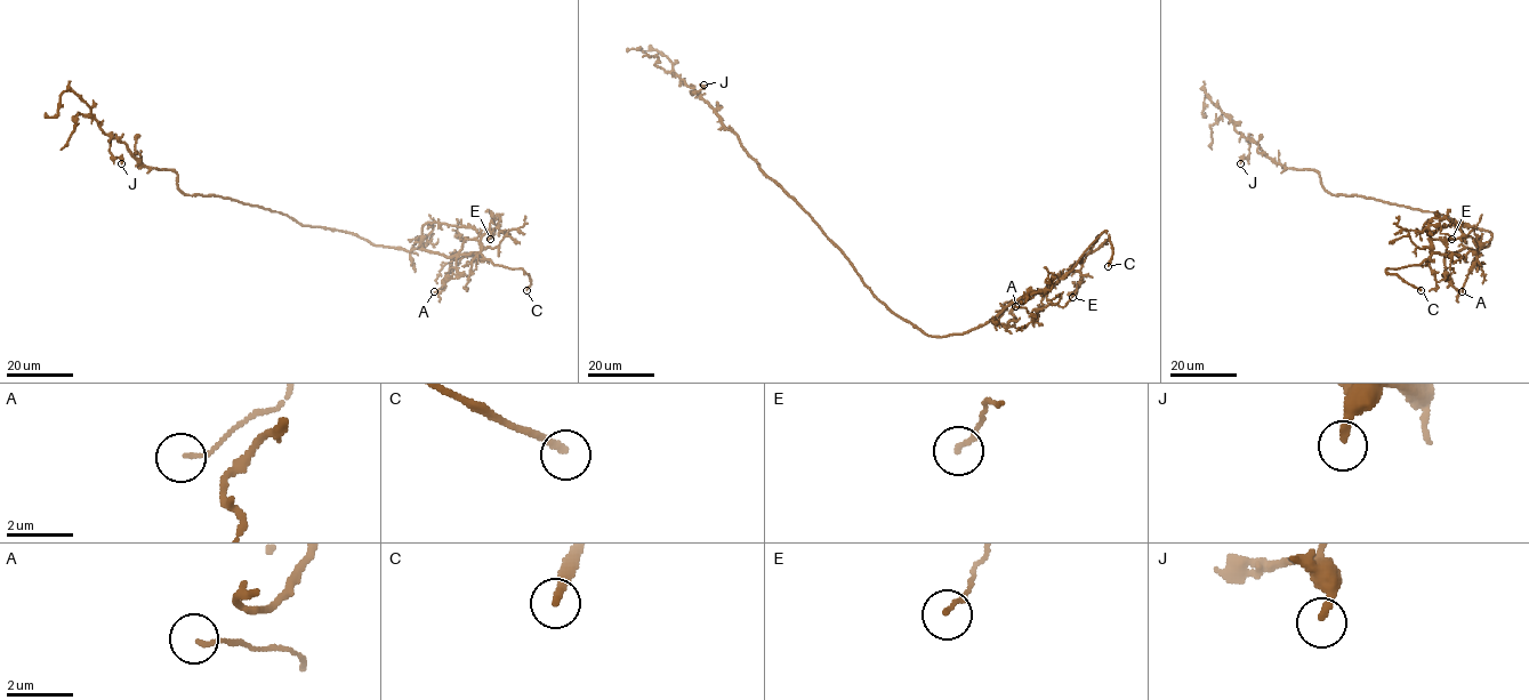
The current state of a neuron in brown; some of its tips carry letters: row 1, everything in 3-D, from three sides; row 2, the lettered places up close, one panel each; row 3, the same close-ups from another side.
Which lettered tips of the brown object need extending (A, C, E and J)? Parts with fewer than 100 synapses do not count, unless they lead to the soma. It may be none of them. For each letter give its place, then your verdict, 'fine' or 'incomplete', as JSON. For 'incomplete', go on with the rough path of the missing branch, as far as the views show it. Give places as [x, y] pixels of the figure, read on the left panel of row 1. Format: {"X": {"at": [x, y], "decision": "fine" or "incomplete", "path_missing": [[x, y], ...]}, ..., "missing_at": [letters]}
{"A": {"at": [434, 291], "decision": "fine"}, "C": {"at": [526, 290], "decision": "incomplete", "path_missing": [[526, 290], [523, 294], [515, 267], [507, 267], [495, 256]]}, "E": {"at": [490, 239], "decision": "fine"}, "J": {"at": [121, 163], "decision": "fine"}, "missing_at": ["C"]}

